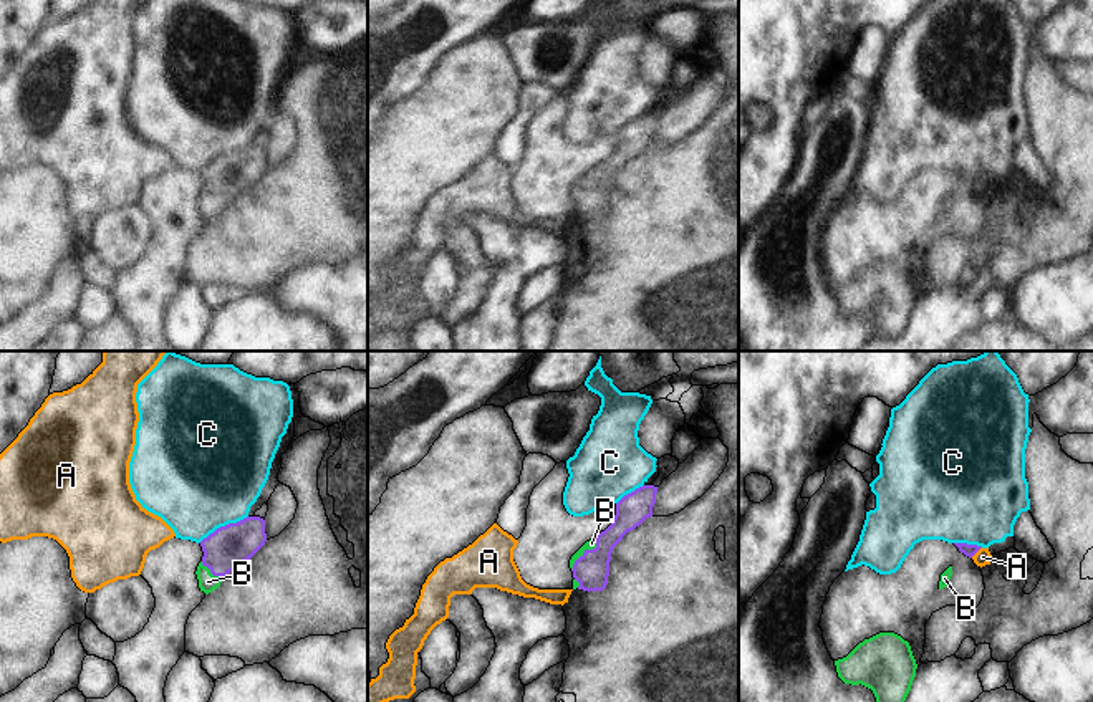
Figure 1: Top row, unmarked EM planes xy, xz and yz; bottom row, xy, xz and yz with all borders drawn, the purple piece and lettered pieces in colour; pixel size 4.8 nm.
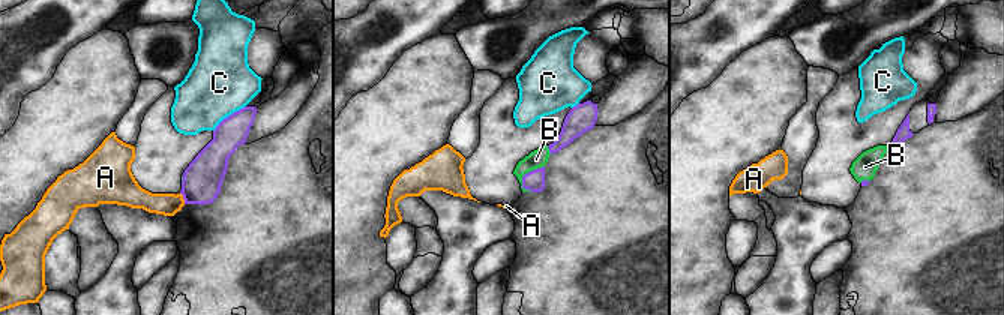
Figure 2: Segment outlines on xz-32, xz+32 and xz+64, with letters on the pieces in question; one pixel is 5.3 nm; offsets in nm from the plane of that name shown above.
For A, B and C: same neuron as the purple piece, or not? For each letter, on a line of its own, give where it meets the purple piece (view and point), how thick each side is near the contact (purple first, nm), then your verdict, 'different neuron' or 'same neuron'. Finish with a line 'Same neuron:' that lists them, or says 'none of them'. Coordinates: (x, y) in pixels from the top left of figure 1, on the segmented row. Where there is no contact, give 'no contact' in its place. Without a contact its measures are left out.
A: contact yz (976, 552); calibres 60 and 80 nm; different neuron
B: contact xz (585, 552); calibres 170 and 50 nm; same neuron
C: contact xy (222, 527); calibres 200 and 500 nm; different neuron
Same neuron: B

